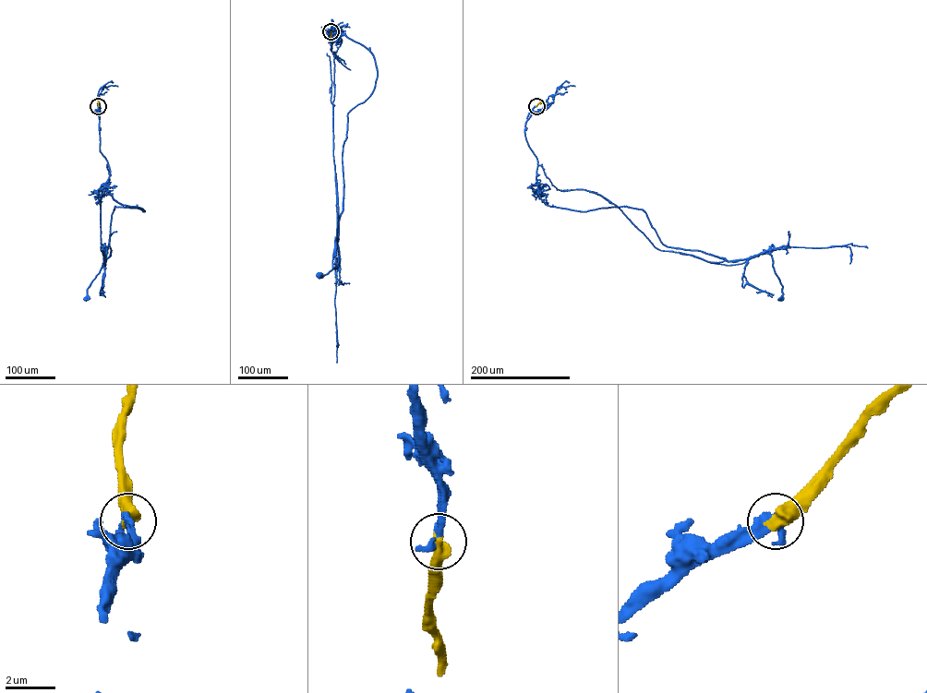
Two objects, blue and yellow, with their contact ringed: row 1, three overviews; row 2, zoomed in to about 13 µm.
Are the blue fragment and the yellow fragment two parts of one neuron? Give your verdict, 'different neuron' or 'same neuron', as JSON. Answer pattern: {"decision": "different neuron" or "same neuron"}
{"decision": "same neuron"}

